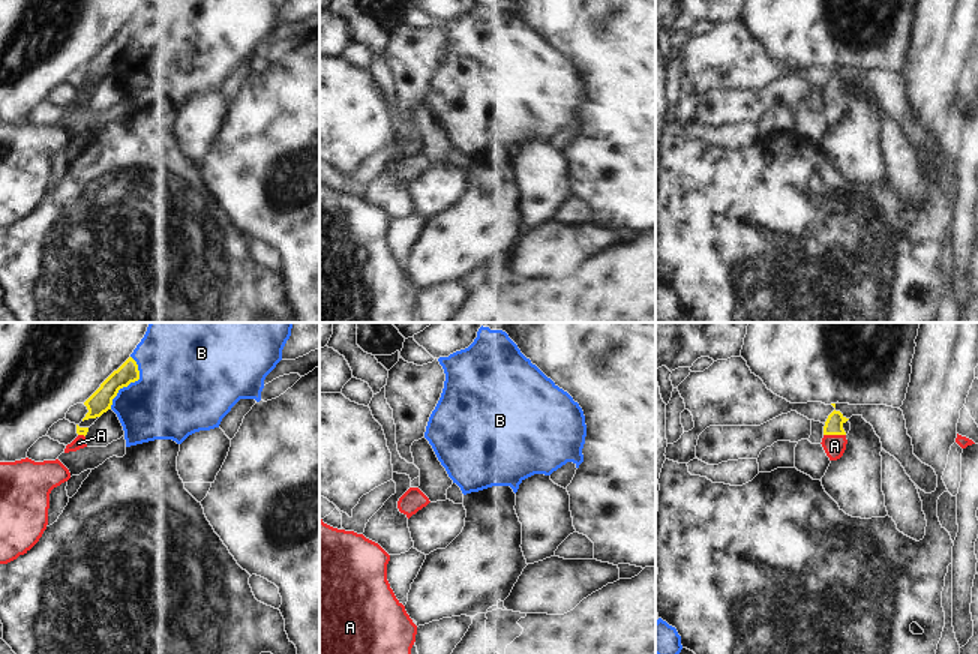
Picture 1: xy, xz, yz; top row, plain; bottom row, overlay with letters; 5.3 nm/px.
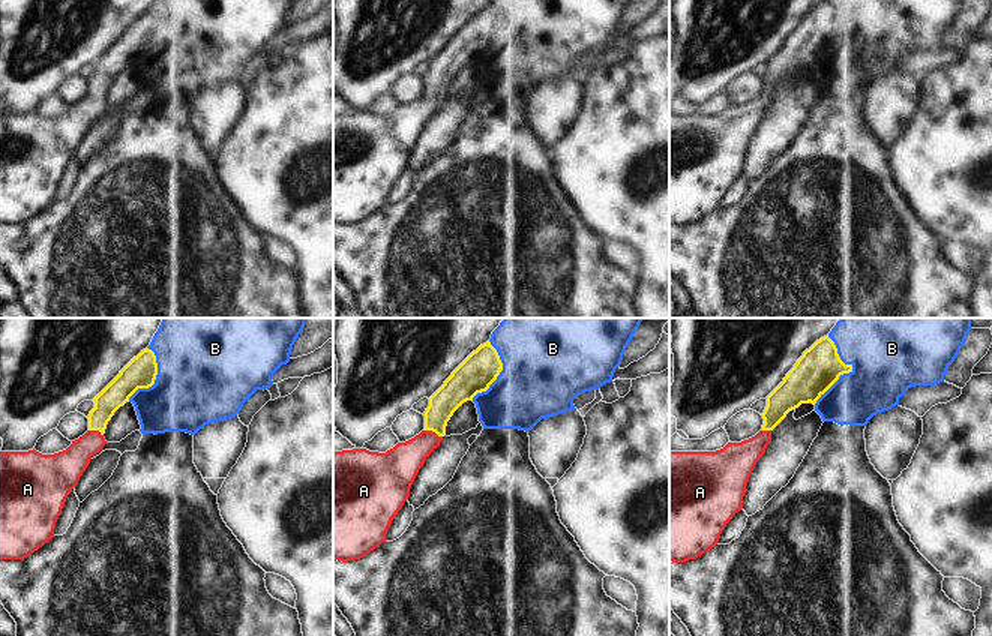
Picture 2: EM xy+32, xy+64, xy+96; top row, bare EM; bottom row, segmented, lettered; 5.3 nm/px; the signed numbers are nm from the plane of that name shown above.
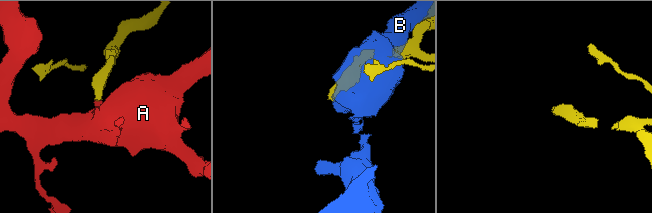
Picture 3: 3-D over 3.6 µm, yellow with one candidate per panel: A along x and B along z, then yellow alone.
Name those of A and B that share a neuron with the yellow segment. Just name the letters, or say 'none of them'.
A

